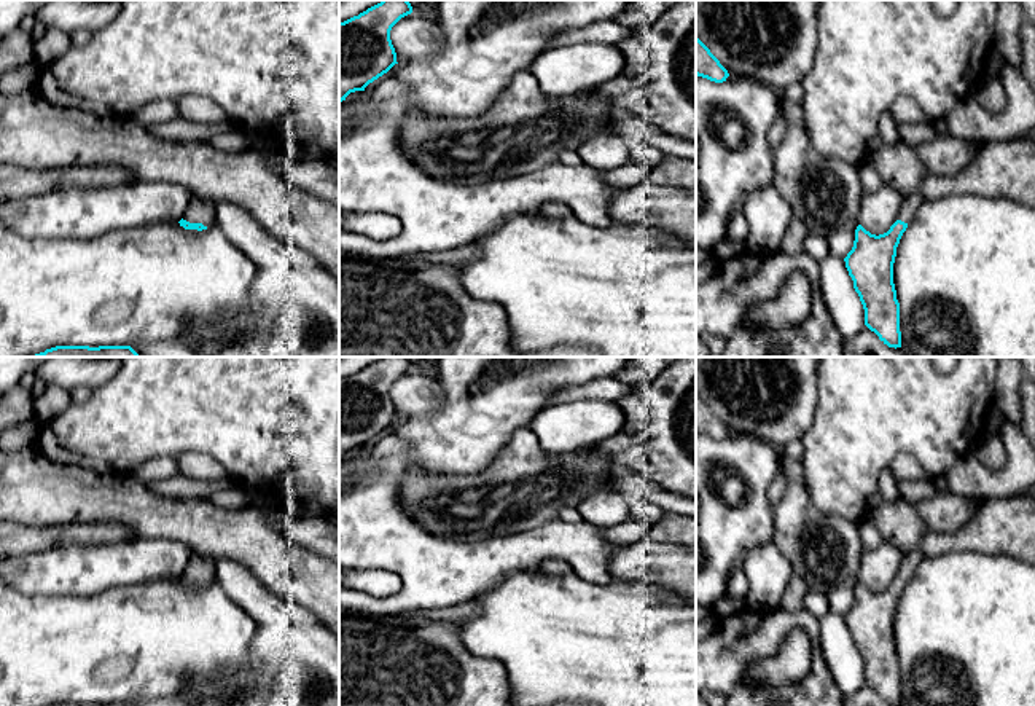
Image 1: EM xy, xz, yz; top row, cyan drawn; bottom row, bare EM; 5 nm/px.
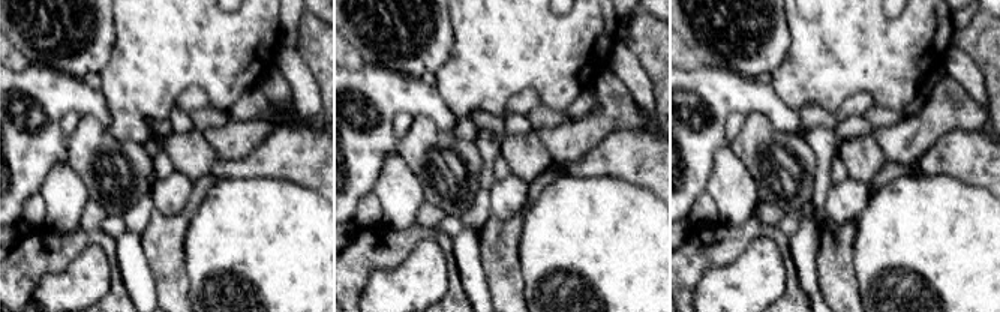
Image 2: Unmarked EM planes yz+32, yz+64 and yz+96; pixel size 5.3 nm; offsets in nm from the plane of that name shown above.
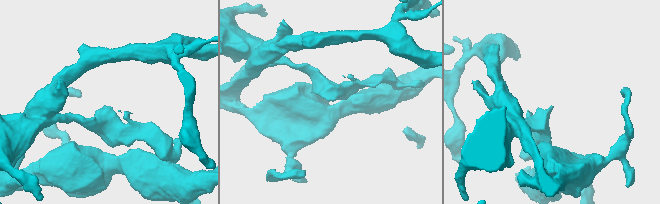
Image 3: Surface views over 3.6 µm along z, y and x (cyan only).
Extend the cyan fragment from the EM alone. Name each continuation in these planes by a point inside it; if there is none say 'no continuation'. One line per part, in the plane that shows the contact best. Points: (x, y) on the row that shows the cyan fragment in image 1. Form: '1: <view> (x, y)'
1: xy (199, 211)

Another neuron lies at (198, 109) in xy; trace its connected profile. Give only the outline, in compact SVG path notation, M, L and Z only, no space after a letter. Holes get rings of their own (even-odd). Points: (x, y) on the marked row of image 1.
M186 96L175 100L178 116L194 123L228 121L226 113L213 100L202 96Z

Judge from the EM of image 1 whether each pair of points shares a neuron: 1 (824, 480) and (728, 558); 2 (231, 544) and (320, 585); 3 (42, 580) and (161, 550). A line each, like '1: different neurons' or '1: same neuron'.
1: different neurons
2: same neuron
3: same neuron

